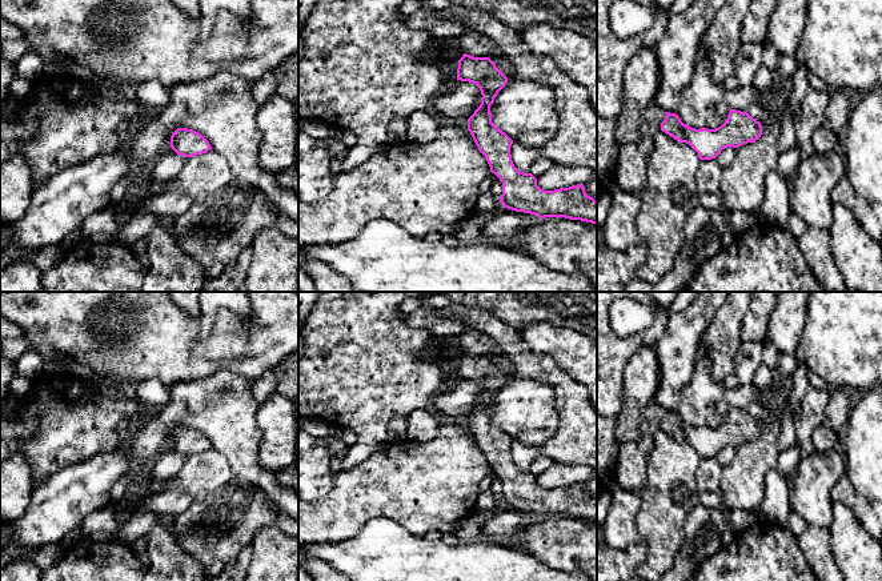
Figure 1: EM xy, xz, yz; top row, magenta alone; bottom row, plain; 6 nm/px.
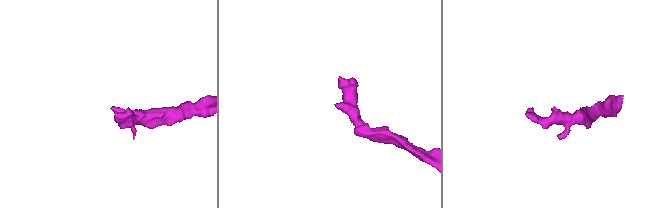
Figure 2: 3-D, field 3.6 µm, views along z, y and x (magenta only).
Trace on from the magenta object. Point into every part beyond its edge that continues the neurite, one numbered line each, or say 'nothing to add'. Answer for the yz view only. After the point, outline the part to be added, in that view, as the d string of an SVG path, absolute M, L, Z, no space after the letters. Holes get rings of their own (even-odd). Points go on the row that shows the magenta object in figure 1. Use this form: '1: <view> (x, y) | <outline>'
1: yz (630, 176) | M652 105L646 109L641 121L641 140L636 144L620 147L620 165L613 176L616 188L640 193L645 187L646 163L653 151L654 137L661 131L661 123L665 119L665 112Z

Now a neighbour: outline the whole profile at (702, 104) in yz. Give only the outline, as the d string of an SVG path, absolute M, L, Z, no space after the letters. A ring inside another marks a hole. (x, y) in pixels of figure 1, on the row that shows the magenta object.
M709 57L698 59L691 81L682 89L678 117L695 129L721 127L730 112L725 92L723 84L711 77Z

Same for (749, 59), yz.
M742 43L735 56L734 76L741 85L751 85L758 69L762 67L763 44Z

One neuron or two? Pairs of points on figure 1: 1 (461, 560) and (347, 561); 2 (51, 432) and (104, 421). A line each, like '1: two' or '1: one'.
1: one
2: one

